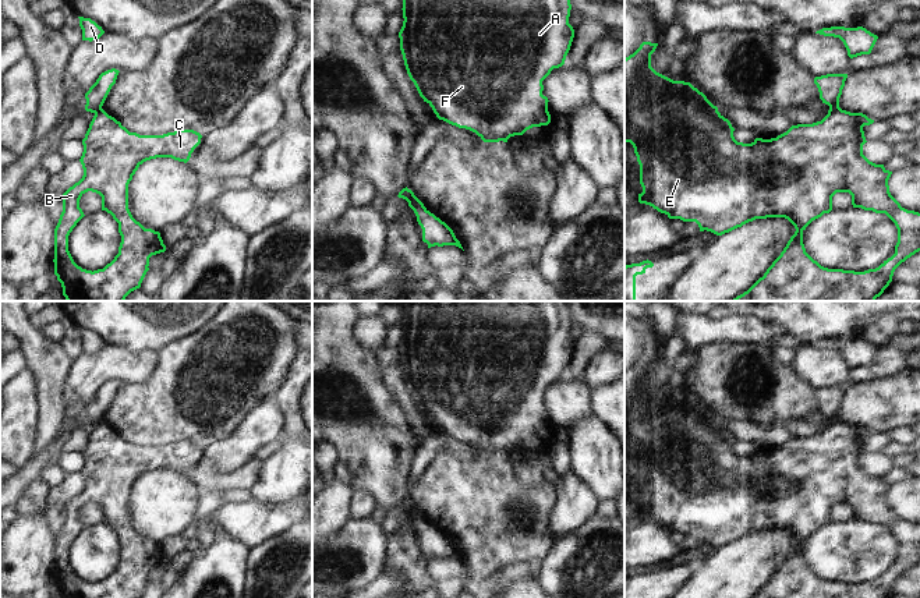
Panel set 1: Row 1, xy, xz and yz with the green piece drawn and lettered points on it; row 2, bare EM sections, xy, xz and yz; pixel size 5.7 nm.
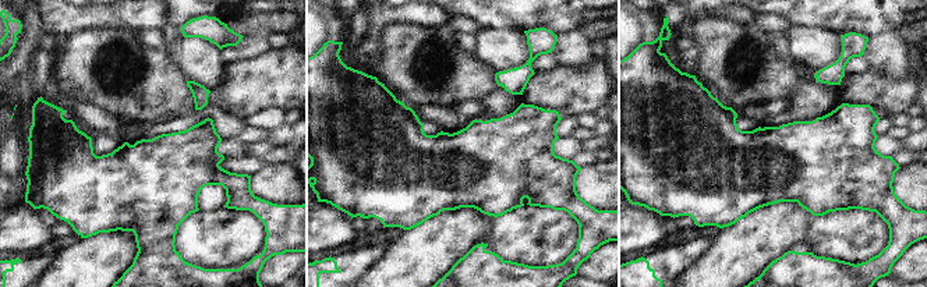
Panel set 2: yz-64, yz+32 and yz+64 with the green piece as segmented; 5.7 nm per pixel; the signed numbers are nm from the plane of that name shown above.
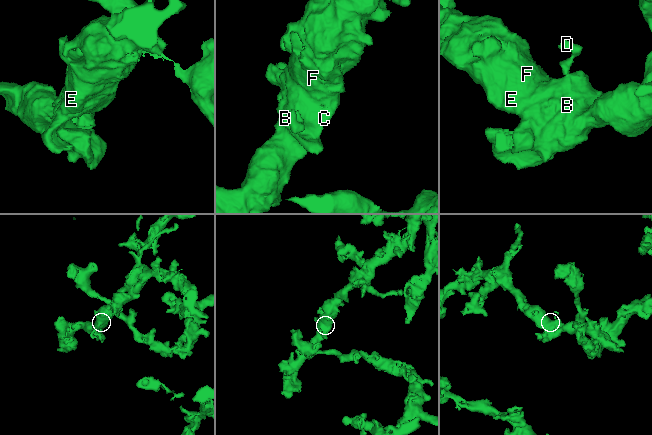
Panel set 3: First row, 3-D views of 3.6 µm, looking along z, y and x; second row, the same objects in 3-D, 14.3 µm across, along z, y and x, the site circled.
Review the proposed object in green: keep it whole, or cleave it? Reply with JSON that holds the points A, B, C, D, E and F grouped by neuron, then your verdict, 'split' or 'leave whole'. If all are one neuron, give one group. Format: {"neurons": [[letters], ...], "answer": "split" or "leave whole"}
{"neurons": [["A", "B", "C", "E", "F"], ["D"]], "answer": "split"}

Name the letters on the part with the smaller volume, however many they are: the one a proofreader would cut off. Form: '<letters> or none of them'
D

